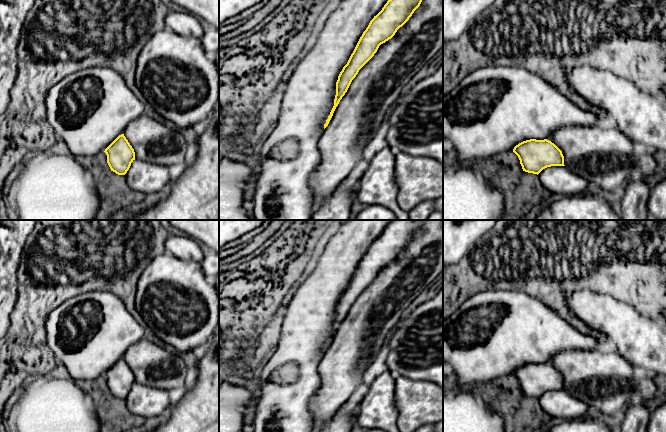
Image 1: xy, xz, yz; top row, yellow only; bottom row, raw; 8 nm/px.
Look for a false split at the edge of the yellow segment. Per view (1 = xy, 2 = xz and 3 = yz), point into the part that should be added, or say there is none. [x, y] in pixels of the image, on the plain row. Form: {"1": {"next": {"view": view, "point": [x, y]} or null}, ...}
{"1": {"next": null}, "2": {"next": null}, "3": {"next": null}}

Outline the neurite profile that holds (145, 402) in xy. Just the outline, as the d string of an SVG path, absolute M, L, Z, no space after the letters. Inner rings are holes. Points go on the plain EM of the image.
M133 384L125 398L127 409L140 418L158 417L169 411L171 400L168 391Z

